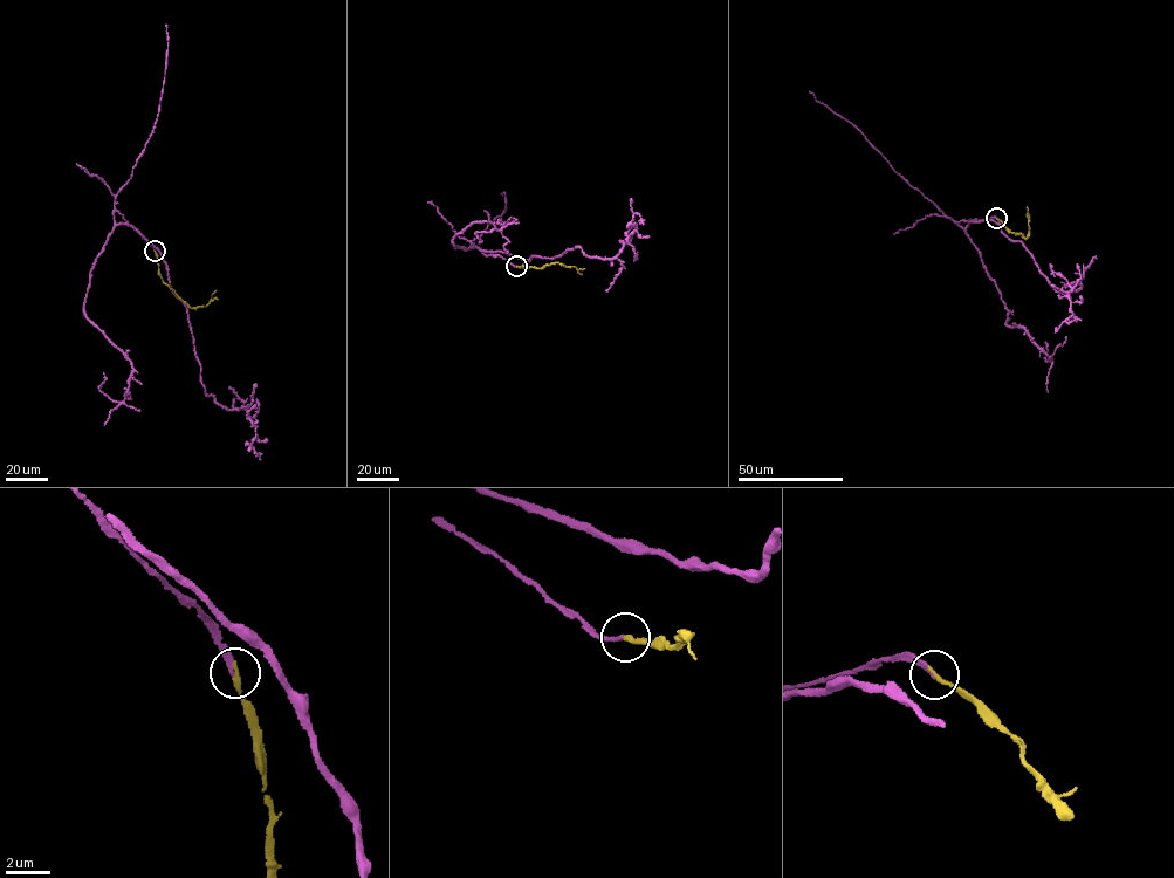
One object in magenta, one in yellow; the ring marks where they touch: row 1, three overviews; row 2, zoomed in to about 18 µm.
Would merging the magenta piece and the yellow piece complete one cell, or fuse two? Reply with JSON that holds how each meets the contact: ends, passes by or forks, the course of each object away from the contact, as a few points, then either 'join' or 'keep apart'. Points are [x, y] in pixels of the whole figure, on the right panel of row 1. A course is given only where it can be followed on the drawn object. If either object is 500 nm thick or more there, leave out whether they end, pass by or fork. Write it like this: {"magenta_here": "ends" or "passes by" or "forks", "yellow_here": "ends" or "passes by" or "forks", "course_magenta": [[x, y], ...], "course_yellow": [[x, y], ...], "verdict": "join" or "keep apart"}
{"magenta_here": "ends", "yellow_here": "ends", "course_magenta": [[996, 218], [956, 223], [965, 231], [994, 221], [1055, 290], [1082, 285], [1069, 285], [1065, 321], [1082, 320]], "course_yellow": [[996, 218], [1008, 231], [1027, 238], [1027, 206]], "verdict": "join"}

